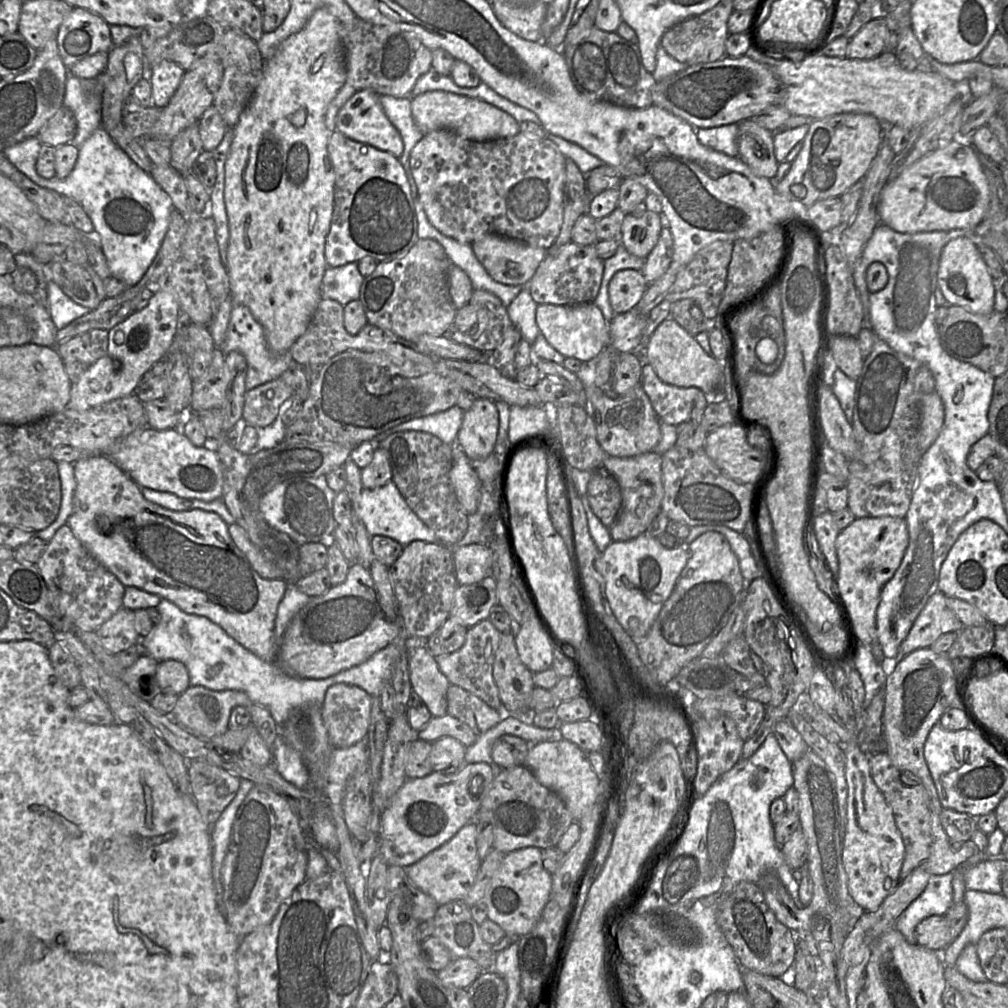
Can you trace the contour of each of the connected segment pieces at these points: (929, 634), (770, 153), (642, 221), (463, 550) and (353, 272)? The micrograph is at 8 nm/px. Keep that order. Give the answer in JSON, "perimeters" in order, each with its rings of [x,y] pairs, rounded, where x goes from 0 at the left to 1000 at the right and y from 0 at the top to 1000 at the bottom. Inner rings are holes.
{"perimeters":[[[[930,586],[912,608],[900,632],[892,641],[890,658],[902,648],[922,643],[935,629],[952,627],[955,618],[938,599],[938,591]]],[[[745,118],[732,122],[732,156],[751,174],[767,177],[773,161],[769,157],[767,131]]],[[[641,208],[634,215],[623,211],[617,216],[614,239],[625,252],[641,257],[659,224],[662,223],[654,211]]],[[[482,540],[457,541],[448,545],[451,571],[455,580],[474,577],[487,570],[489,548]]],[[[353,260],[334,265],[324,264],[319,277],[319,294],[342,304],[347,299],[356,297],[360,276]]]]}

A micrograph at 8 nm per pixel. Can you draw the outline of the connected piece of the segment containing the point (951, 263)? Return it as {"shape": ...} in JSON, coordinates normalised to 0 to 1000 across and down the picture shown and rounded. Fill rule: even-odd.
{"shape":[[[949,233],[936,246],[930,269],[930,282],[940,303],[958,306],[964,311],[979,313],[986,309],[987,286],[969,244],[956,233]]]}

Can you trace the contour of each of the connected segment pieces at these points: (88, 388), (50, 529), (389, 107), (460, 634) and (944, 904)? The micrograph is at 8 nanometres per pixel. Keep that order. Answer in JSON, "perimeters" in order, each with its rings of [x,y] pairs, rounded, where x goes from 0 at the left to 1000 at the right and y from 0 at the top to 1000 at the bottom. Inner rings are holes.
{"perimeters":[[[[162,281],[147,302],[108,327],[105,351],[86,363],[78,376],[70,381],[66,405],[84,408],[102,400],[132,391],[140,374],[165,352],[181,318],[181,311],[173,291]]],[[[56,457],[60,478],[61,478],[61,502],[59,509],[47,524],[37,527],[36,532],[48,539],[56,527],[63,521],[66,520],[66,516],[72,505],[72,493],[75,485],[75,476],[73,472],[72,460],[65,457]]],[[[377,94],[376,99],[383,115],[399,136],[400,150],[394,158],[399,163],[407,181],[411,177],[406,166],[406,155],[410,146],[421,133],[411,121],[407,96],[394,97],[387,94]]],[[[444,612],[423,635],[423,642],[432,653],[449,648],[460,639],[464,624],[450,613]]],[[[945,866],[925,868],[917,884],[893,907],[887,917],[904,937],[910,937],[909,919],[926,908],[938,909],[945,896]]]]}

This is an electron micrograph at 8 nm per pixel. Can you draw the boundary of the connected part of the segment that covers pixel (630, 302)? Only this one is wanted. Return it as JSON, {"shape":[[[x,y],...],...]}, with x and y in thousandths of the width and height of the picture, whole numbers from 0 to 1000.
{"shape":[[[618,267],[611,270],[603,284],[604,300],[609,312],[631,306],[643,283],[637,269]]]}

